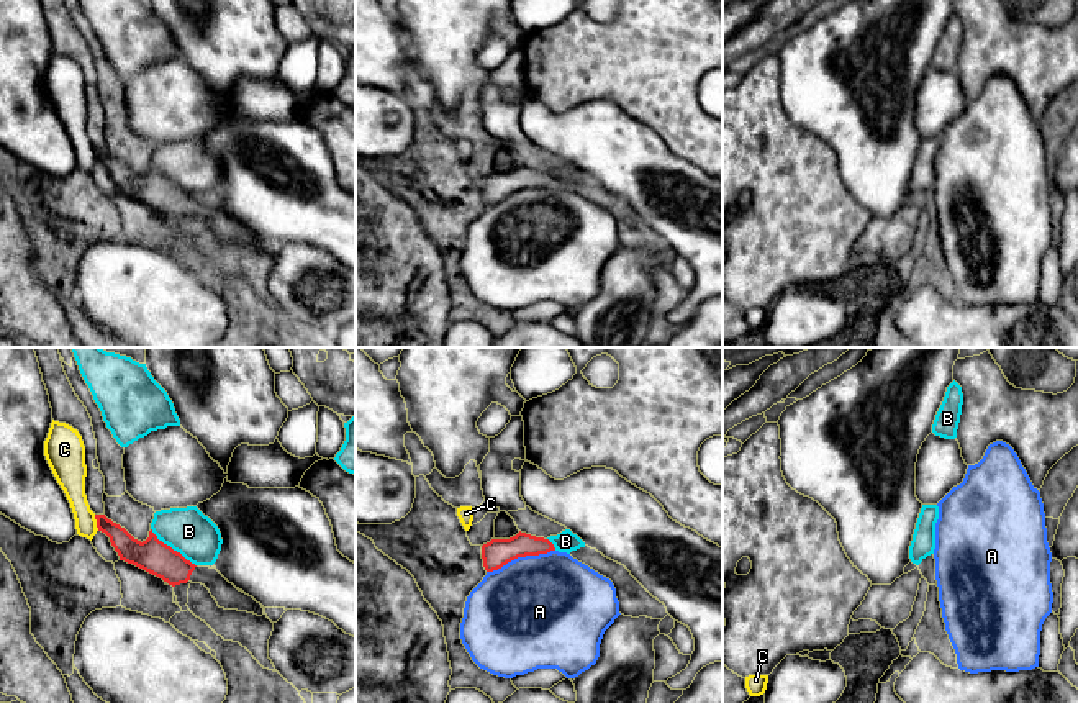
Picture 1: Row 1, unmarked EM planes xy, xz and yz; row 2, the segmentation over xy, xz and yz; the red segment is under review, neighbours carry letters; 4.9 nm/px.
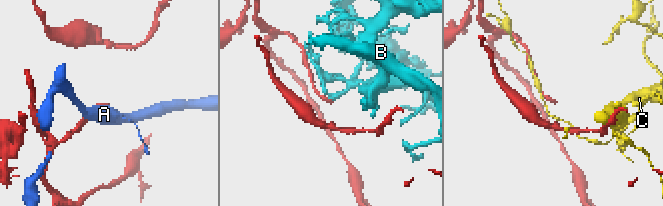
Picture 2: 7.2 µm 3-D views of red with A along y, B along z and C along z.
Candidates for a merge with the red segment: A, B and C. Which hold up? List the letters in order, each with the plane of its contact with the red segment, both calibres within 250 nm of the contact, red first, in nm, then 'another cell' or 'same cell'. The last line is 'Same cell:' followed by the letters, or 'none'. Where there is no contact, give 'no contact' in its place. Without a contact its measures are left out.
A: xz | 140/480 nm | another cell
B: xy | 160/220 nm | another cell
C: xy | 120/130 nm | another cell
Same cell: none

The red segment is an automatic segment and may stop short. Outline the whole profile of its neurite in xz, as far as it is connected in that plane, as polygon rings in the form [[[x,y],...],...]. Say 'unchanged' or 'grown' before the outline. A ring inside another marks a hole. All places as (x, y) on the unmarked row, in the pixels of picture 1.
unchanged; [[[519,164],[510,172],[491,172],[490,175],[483,177],[482,192],[485,203],[493,205],[518,190],[539,188],[550,184],[555,184],[555,180],[549,172]]]

